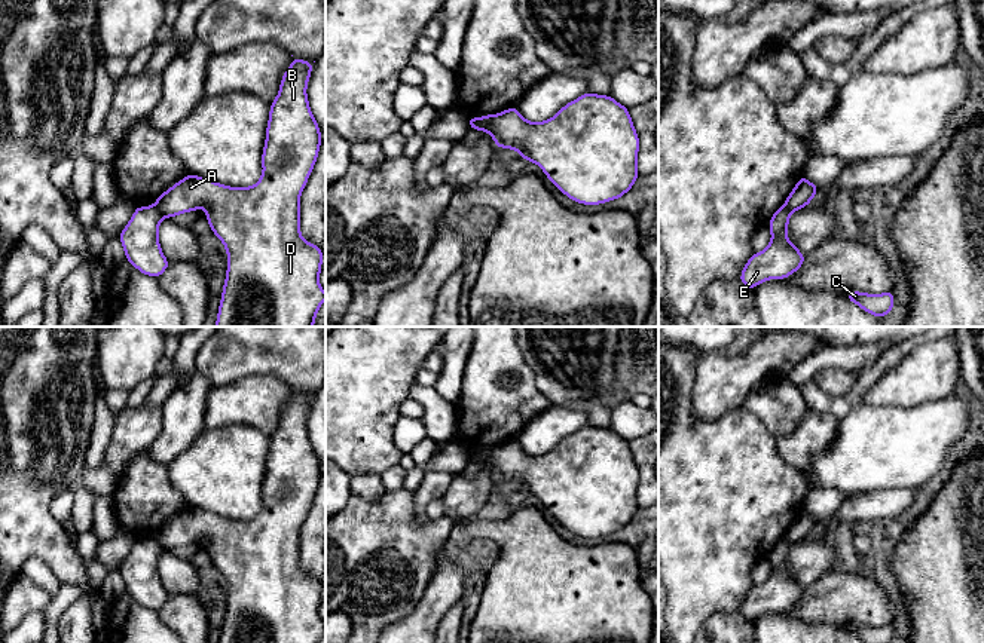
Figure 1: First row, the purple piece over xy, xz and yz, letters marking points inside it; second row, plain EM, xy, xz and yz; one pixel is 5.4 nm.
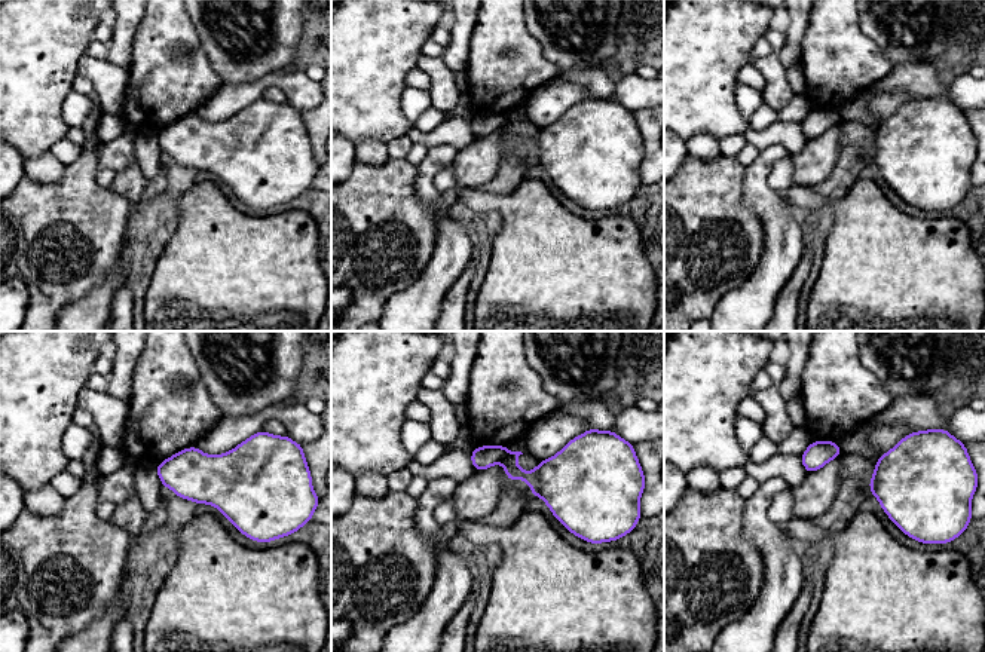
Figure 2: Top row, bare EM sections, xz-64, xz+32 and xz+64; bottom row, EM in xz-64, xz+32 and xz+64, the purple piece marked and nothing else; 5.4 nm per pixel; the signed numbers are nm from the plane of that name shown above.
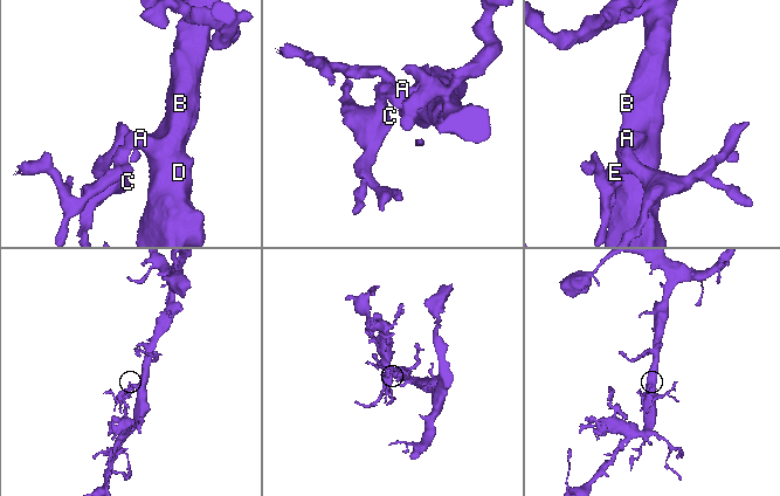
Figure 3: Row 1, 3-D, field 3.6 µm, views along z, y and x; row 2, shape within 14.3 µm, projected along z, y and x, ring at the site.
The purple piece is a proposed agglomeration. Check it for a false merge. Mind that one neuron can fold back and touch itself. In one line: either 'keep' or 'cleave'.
cleave

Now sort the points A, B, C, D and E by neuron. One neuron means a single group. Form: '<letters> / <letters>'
A B D / C E

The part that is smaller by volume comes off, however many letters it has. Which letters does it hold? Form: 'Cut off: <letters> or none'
Cut off: C, E

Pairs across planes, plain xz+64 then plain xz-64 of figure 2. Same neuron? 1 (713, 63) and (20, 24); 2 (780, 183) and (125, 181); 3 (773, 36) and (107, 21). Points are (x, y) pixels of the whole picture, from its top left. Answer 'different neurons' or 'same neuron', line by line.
1: same neuron
2: different neurons
3: same neuron

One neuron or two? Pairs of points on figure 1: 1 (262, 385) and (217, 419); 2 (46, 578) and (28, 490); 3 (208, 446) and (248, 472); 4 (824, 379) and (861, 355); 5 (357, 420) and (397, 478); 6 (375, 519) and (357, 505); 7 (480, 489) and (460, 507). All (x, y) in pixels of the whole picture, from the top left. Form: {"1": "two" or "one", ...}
{"1": "one", "2": "two", "3": "one", "4": "two", "5": "two", "6": "one", "7": "one"}

